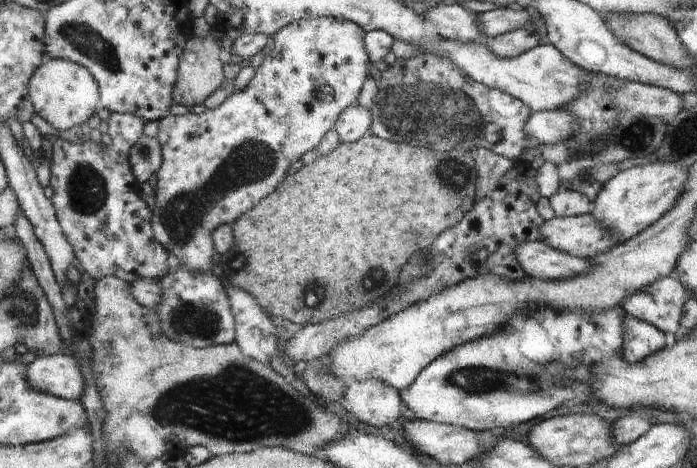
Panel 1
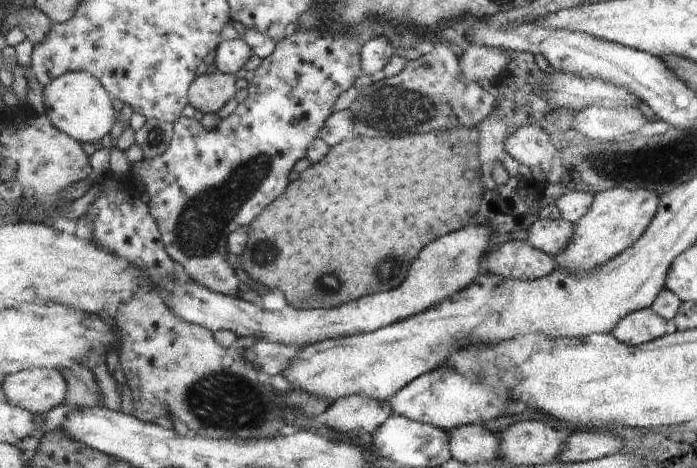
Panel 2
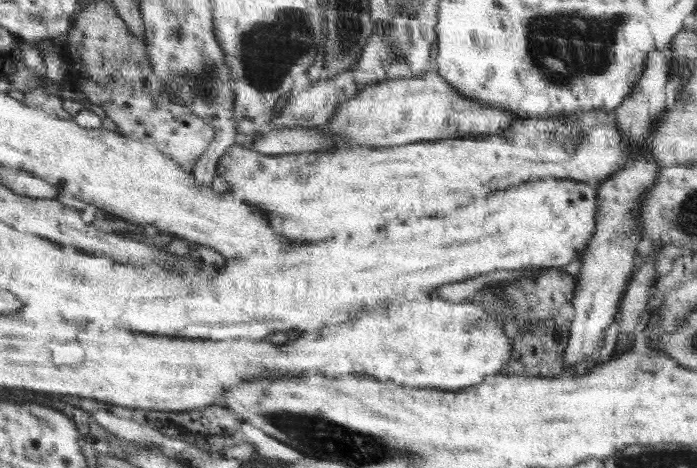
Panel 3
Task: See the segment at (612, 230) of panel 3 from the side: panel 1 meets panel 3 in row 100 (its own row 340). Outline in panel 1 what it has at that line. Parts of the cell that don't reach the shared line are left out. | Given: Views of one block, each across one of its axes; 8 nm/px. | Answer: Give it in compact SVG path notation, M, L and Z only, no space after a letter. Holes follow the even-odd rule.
M625 314L622 358L631 363L640 362L664 347L664 332L652 323Z

